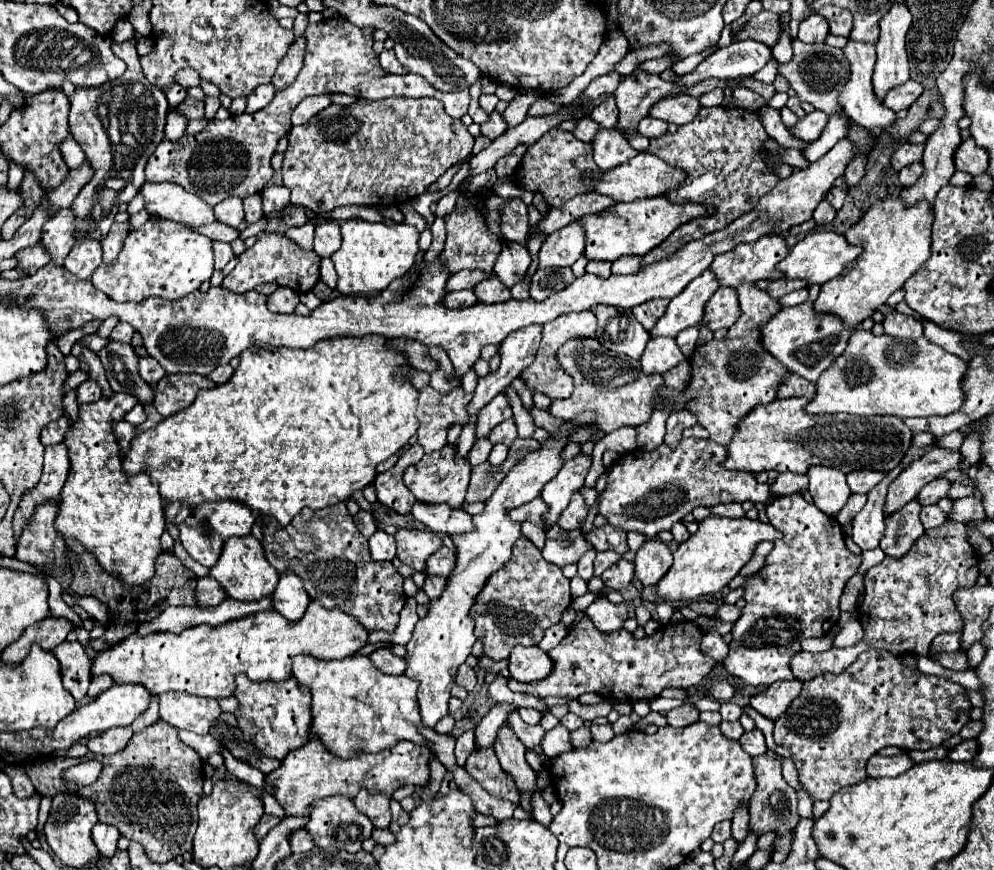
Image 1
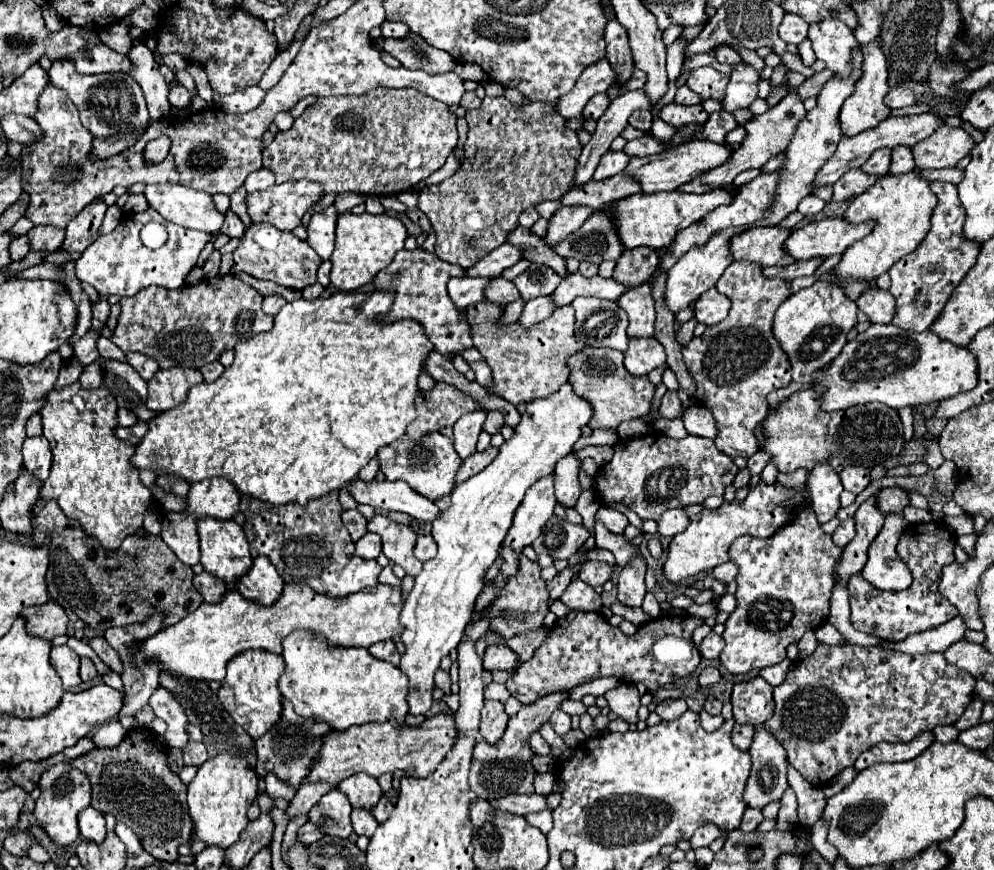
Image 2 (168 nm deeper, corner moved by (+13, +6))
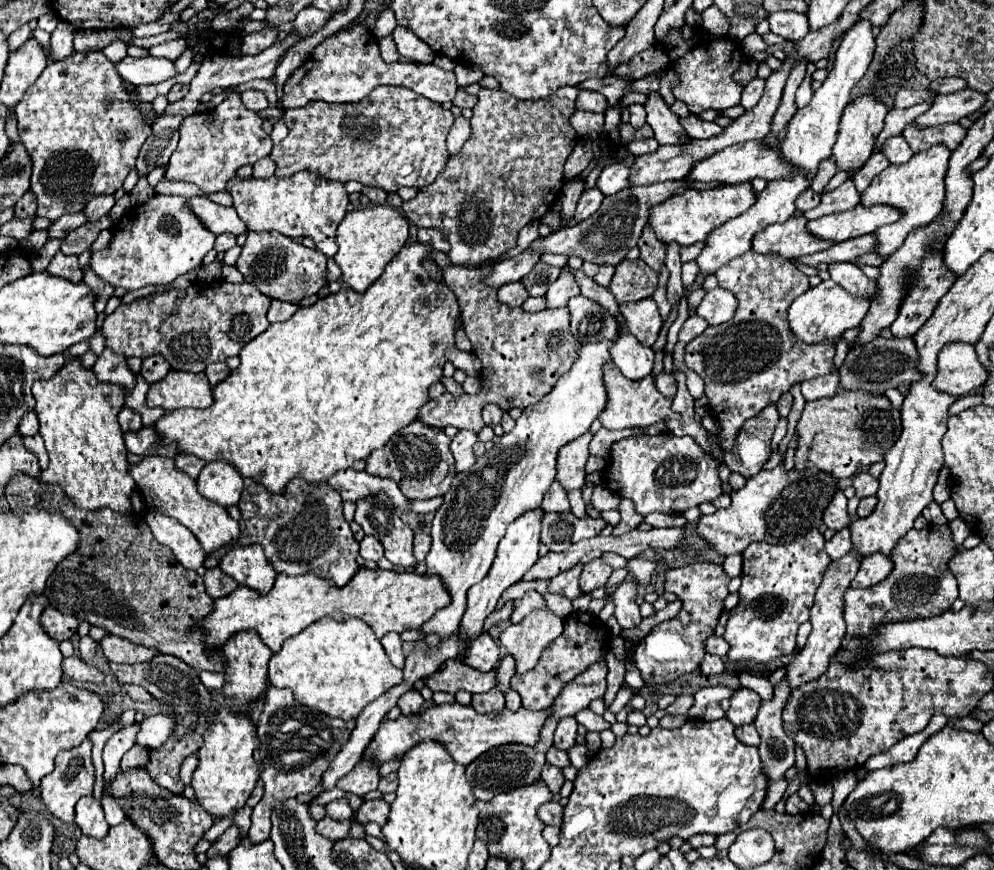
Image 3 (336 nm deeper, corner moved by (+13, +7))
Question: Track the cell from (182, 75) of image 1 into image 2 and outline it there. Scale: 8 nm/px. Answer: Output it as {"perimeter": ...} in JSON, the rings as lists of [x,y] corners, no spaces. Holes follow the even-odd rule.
{"perimeter":[[[168,53],[166,57],[162,57],[162,63],[168,65],[172,71],[180,71],[180,69],[184,69],[188,65],[186,59],[180,53]]]}

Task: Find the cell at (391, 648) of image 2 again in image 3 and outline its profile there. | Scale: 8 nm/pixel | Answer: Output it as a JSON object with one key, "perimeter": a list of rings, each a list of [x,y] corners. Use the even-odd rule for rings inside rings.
{"perimeter":[[[388,632],[382,640],[382,646],[390,658],[390,662],[396,666],[396,668],[404,668],[404,654],[402,654],[402,640],[396,632]]]}

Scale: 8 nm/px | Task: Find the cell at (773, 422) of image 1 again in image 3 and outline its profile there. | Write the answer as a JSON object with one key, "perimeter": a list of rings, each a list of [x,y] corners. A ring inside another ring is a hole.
{"perimeter":[[[840,390],[836,396],[806,402],[796,424],[796,470],[818,468],[834,478],[850,478],[874,462],[882,462],[900,432],[900,412],[892,408],[886,396]]]}

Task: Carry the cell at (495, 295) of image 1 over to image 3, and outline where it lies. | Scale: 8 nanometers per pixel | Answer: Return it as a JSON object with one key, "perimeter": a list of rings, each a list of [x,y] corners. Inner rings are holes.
{"perimeter":[[[512,282],[512,284],[504,284],[500,290],[498,290],[498,300],[502,304],[508,304],[508,306],[522,306],[522,302],[528,298],[528,292],[524,290],[522,282]]]}

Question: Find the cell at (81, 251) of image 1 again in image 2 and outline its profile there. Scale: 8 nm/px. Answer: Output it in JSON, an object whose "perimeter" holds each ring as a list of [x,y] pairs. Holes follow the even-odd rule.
{"perimeter":[[[96,199],[86,205],[74,221],[70,221],[66,227],[66,239],[62,243],[64,253],[82,253],[96,237],[100,237],[98,229],[102,225],[106,209],[108,205],[102,199]]]}

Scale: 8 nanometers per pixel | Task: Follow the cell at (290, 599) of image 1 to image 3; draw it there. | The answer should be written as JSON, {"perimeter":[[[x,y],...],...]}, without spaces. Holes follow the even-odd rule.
{"perimeter":[[[260,544],[234,546],[230,552],[222,556],[220,568],[238,584],[258,590],[260,594],[268,594],[276,580],[276,572],[268,564]]]}

